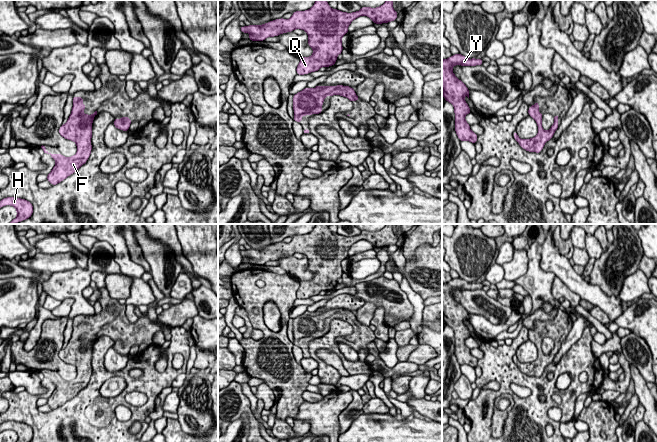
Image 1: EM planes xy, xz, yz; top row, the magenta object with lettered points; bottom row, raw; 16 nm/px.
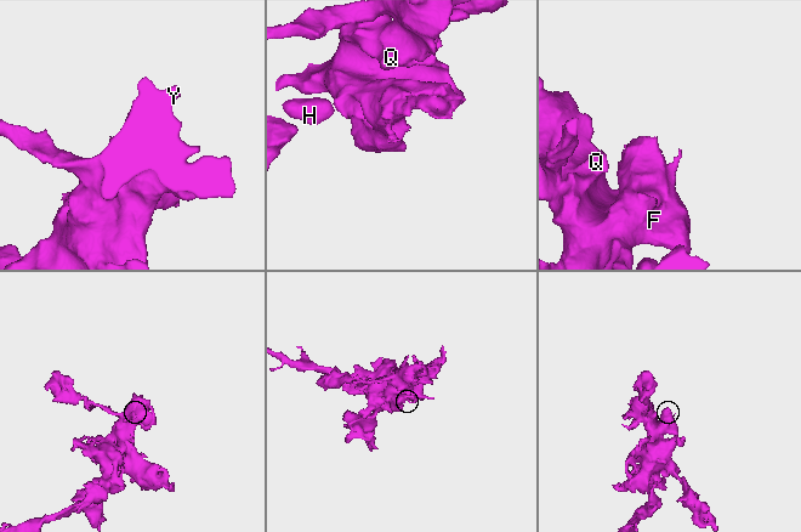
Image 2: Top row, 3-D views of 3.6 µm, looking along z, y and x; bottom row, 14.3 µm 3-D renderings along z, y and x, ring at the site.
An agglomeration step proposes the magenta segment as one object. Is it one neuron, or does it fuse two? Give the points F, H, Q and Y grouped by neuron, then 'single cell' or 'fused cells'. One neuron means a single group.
F H Q Y; single cell

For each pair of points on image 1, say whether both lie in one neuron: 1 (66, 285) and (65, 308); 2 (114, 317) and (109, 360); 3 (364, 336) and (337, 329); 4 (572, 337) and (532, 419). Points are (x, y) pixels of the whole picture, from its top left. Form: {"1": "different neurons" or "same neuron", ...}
{"1": "different neurons", "2": "different neurons", "3": "different neurons", "4": "different neurons"}

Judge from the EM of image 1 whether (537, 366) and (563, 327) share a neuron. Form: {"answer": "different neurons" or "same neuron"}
{"answer": "same neuron"}

